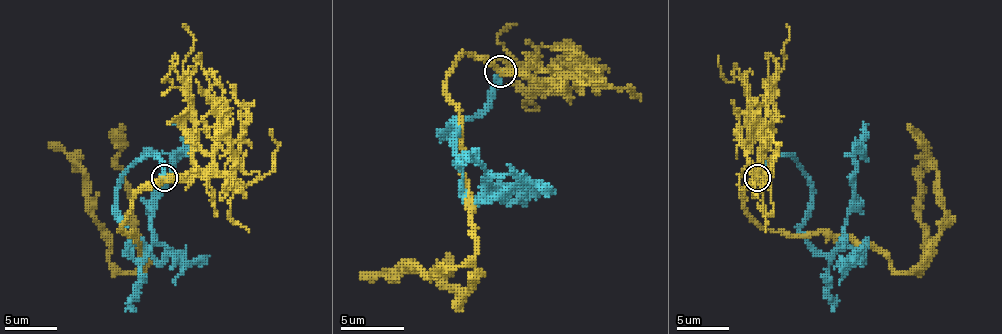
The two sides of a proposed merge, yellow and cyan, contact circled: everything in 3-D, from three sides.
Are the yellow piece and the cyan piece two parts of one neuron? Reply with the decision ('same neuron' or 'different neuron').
different neuron

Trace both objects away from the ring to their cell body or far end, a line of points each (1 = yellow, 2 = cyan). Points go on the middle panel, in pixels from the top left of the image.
1: (501, 72), (465, 53), (446, 78), (459, 113), (472, 257), (430, 276), (415, 269), (360, 273)
2: (501, 72), (488, 104), (443, 136), (453, 123), (462, 158), (481, 168), (491, 187), (523, 199), (507, 206)

